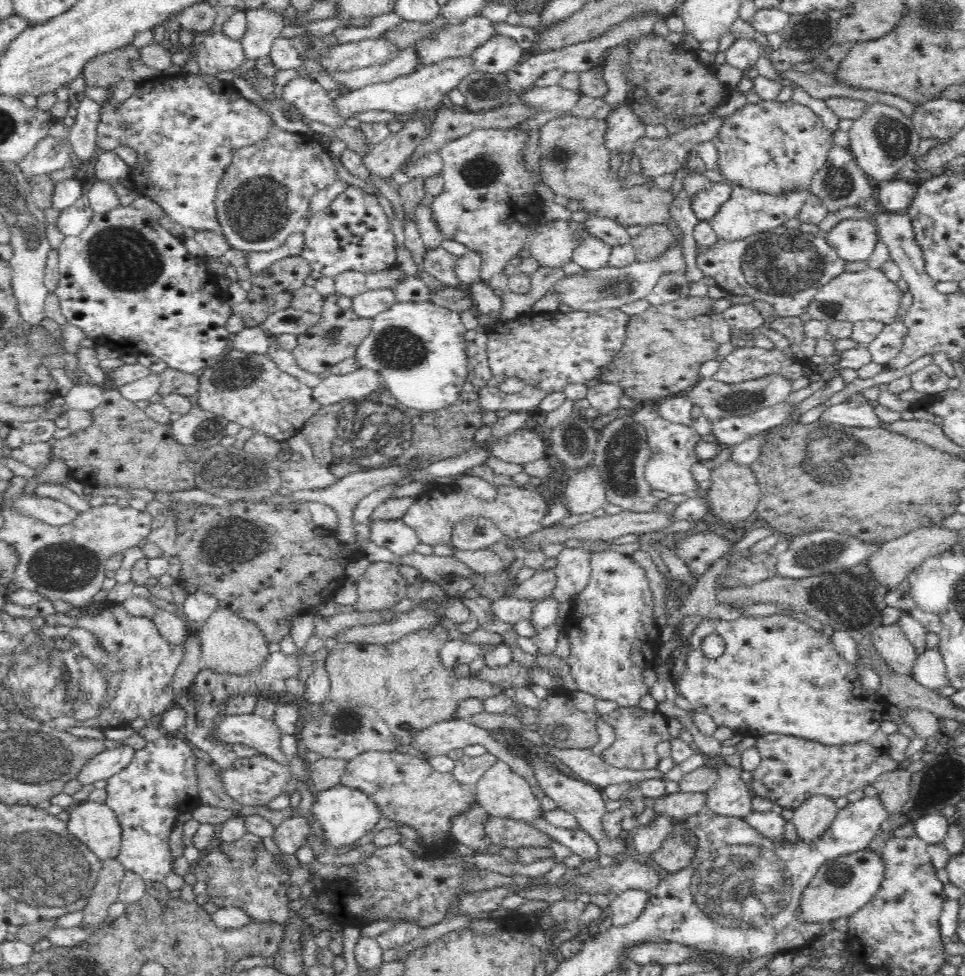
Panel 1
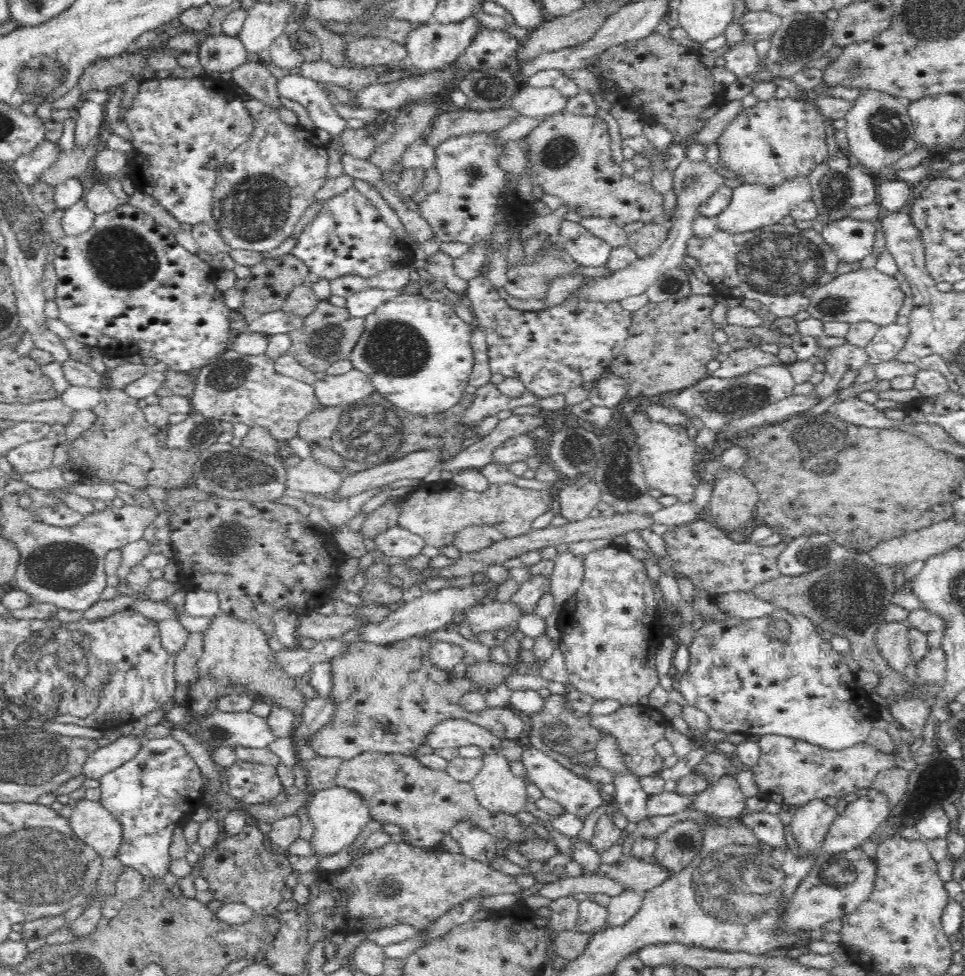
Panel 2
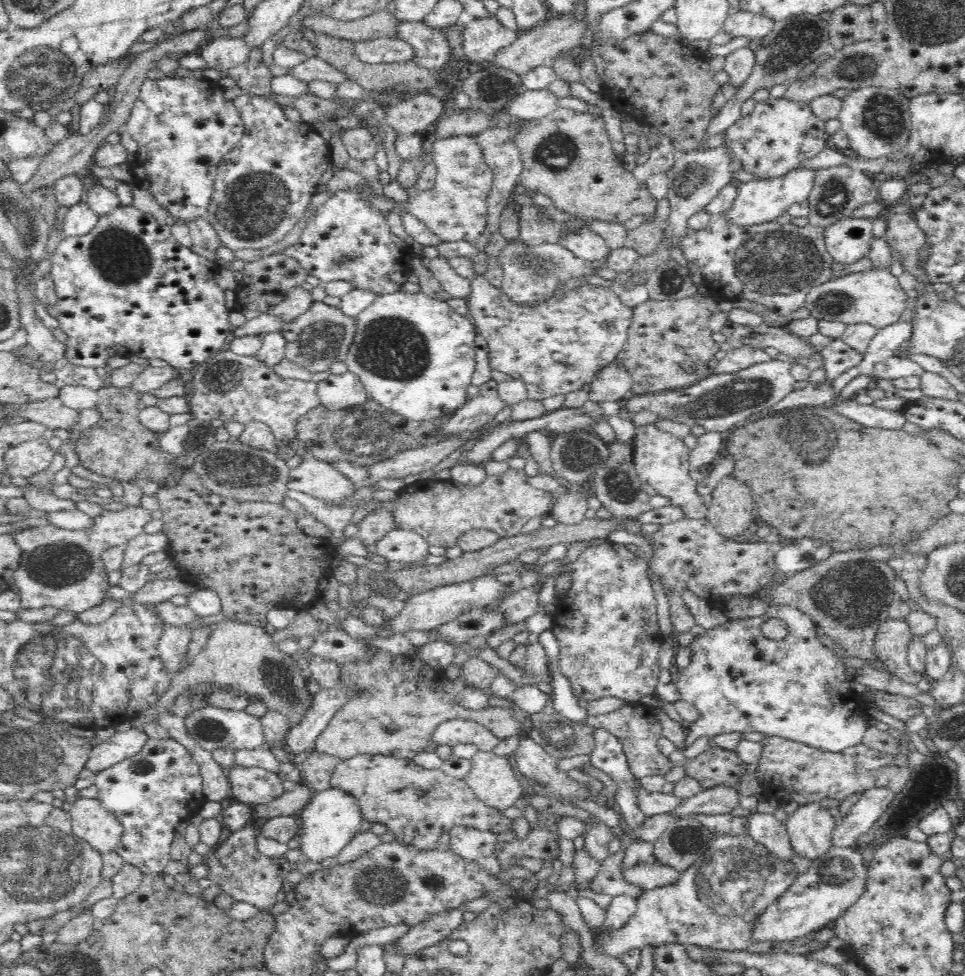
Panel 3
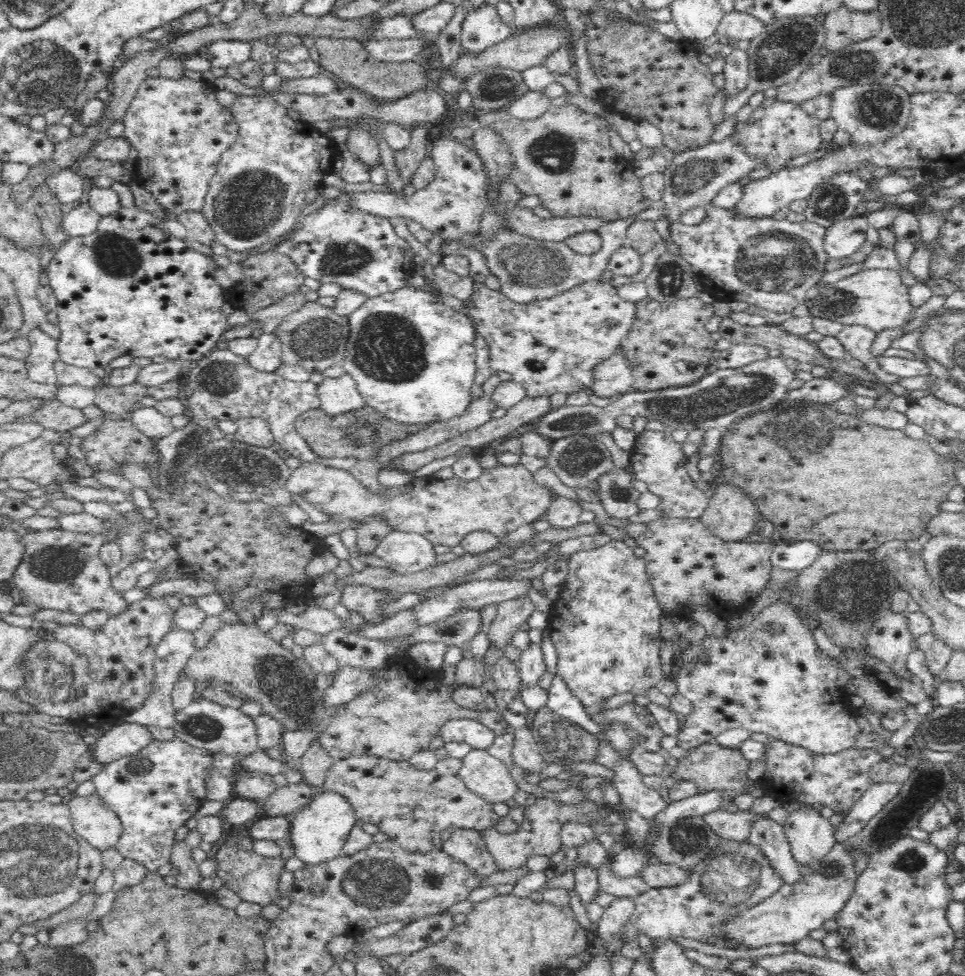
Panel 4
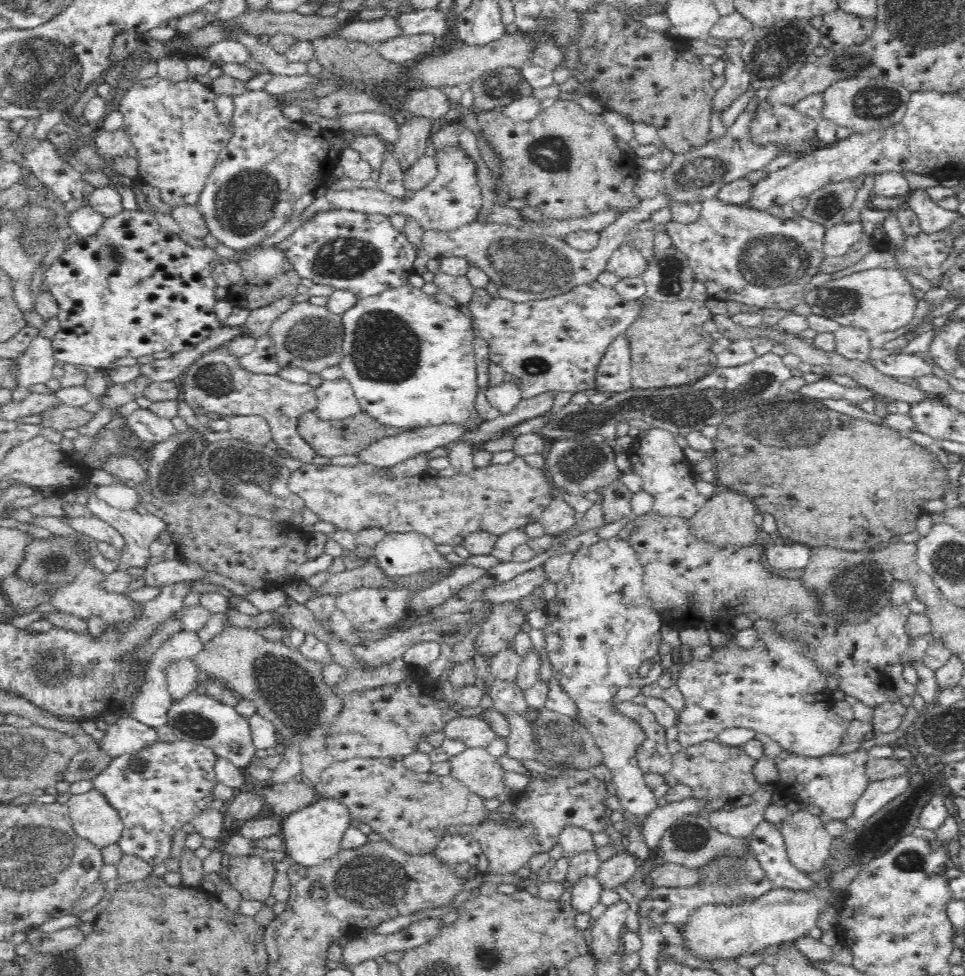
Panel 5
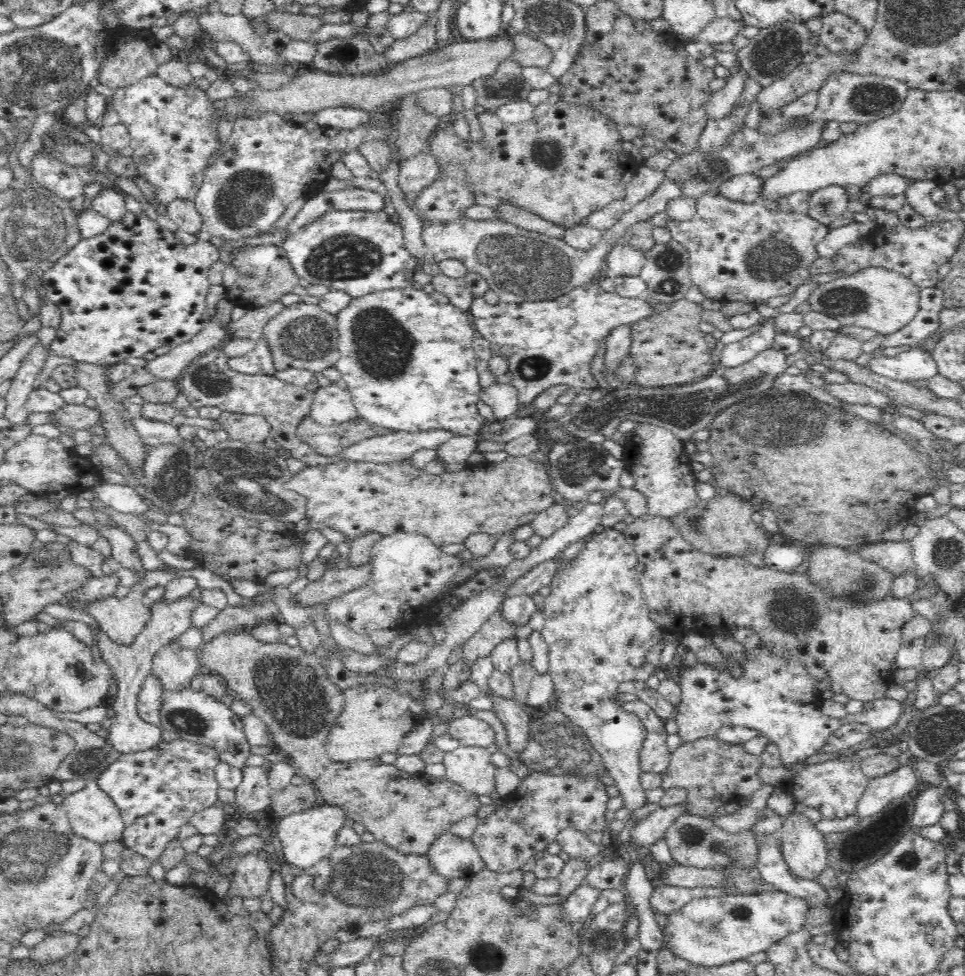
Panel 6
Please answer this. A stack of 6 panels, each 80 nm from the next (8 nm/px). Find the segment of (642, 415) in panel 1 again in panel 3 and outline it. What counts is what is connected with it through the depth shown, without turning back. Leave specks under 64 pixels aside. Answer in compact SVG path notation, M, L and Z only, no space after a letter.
M653 424L636 427L632 446L636 475L642 484L650 485L660 496L668 498L672 506L682 507L684 518L697 519L707 515L708 499L698 494L697 483L690 477L690 449L682 439Z

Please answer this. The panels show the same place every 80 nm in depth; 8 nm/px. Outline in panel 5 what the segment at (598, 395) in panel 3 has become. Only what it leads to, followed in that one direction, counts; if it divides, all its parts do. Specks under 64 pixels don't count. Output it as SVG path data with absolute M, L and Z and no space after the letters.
M618 333L608 345L596 374L596 390L607 395L631 388L631 348L625 333Z

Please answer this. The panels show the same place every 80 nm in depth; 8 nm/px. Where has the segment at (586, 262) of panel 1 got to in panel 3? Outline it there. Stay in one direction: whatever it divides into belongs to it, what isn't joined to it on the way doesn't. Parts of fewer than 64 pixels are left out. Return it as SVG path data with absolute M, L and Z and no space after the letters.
M582 228L578 232L570 232L570 234L562 236L558 242L585 261L606 258L609 252L606 241L590 228Z

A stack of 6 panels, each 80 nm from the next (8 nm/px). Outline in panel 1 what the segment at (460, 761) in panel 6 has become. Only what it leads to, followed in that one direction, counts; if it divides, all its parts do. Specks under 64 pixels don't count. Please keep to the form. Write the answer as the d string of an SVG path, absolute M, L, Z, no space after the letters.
M496 759L486 769L486 772L482 773L473 787L477 804L491 818L506 817L507 819L524 820L529 824L532 819L538 818L542 814L540 800L536 799L528 782L518 773L512 771L504 760Z

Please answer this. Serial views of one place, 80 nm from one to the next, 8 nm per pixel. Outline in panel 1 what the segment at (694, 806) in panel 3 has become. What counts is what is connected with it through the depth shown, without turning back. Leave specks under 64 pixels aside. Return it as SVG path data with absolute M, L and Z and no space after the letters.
M724 764L712 788L705 794L704 811L742 819L752 812L754 795L750 794L746 782L740 777L741 771L740 768Z

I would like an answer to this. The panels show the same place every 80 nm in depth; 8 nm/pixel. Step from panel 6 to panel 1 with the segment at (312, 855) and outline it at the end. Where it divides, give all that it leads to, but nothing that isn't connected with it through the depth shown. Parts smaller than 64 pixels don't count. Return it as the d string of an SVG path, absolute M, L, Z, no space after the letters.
M338 785L315 793L315 802L311 807L314 818L322 826L322 840L326 848L342 848L360 842L368 832L381 820L378 807L366 794L344 785Z

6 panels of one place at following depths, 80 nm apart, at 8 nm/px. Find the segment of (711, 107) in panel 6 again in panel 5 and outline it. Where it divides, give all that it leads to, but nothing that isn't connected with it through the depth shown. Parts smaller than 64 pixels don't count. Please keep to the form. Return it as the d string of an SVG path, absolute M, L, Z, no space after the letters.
M729 51L724 84L714 91L711 104L713 115L723 113L739 96L749 90L751 76L740 55L738 51Z

